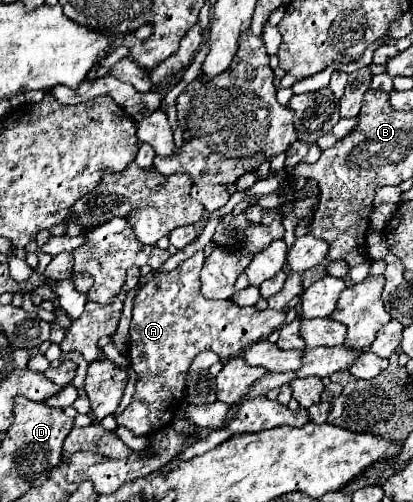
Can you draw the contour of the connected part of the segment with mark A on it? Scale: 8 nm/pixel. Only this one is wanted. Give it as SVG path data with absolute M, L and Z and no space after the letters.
M199 251L173 271L159 273L141 287L133 301L129 359L135 363L138 376L133 400L119 415L117 423L131 429L135 435L151 435L173 421L175 409L183 403L187 369L197 353L213 351L221 361L227 361L239 355L247 345L253 345L261 337L265 339L285 321L285 311L257 311L255 307L239 307L233 299L205 299L199 291L203 261L205 255Z

